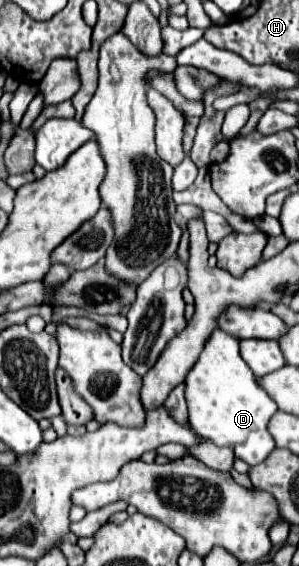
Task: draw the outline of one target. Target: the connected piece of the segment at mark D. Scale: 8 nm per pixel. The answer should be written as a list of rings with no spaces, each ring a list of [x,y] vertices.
[[[215,329],[211,333],[197,363],[191,367],[191,371],[185,377],[185,399],[189,407],[189,425],[193,427],[193,431],[205,439],[211,439],[215,445],[231,447],[235,451],[235,457],[243,459],[247,465],[259,465],[275,449],[273,437],[269,437],[267,431],[267,423],[269,417],[273,417],[273,413],[277,411],[277,405],[257,385],[257,377],[239,355],[239,339],[235,339],[233,335],[221,329]]]

